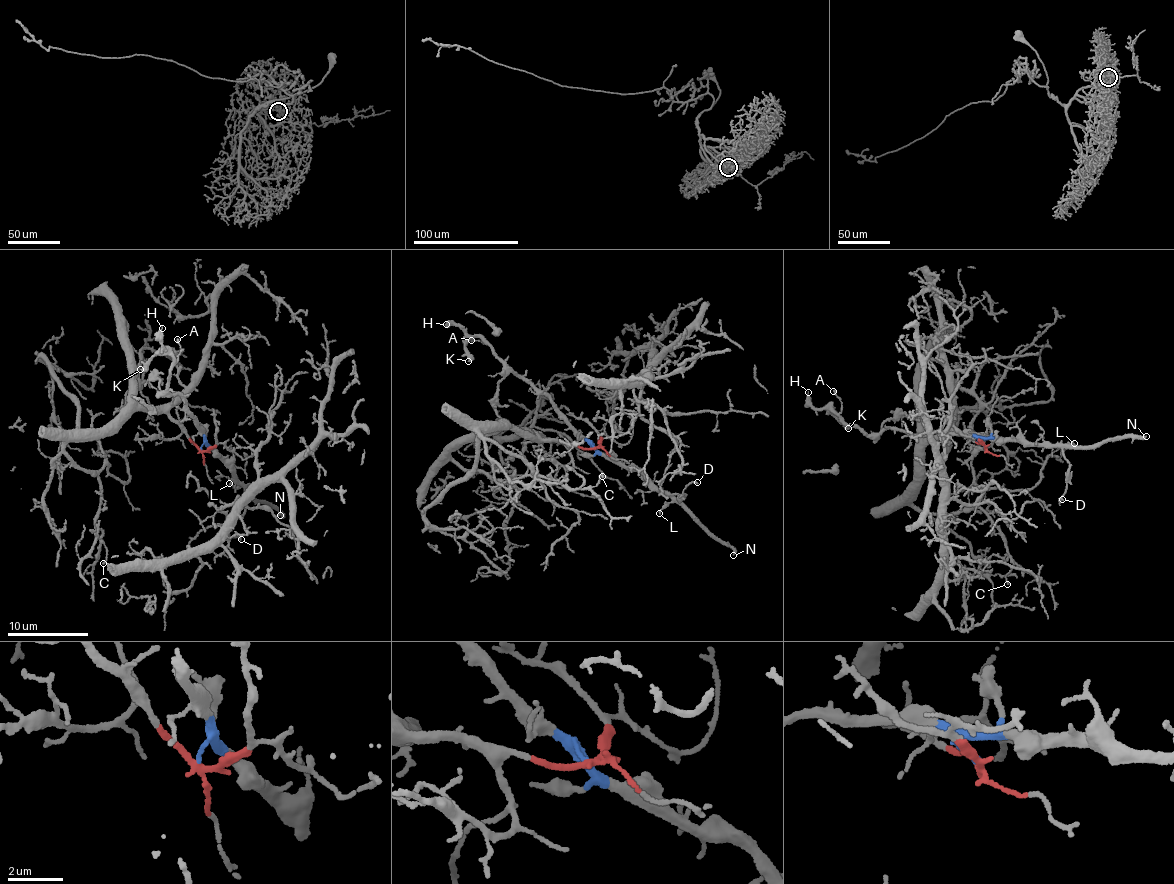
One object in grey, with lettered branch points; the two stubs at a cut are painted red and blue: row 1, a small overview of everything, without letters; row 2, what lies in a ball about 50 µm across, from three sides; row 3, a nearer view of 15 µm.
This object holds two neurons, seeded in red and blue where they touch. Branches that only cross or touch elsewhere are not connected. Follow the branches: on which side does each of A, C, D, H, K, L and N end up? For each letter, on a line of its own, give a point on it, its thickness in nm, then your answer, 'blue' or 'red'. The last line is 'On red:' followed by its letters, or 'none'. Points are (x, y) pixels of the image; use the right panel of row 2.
A: at (833, 391); 130 nm thick; blue
C: at (1007, 584); 130 nm thick; red
D: at (1062, 499); 140 nm thick; blue
H: at (808, 392); 280 nm thick; blue
K: at (848, 428); 400 nm thick; blue
L: at (1074, 443); 150 nm thick; blue
N: at (1146, 436); 280 nm thick; blue
On red: C

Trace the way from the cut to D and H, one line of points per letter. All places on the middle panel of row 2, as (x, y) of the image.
D: (594, 449), (593, 446), (637, 468), (653, 485), (672, 495), (684, 494), (682, 491), (688, 485), (698, 483)
H: (594, 449), (590, 440), (576, 432), (548, 396), (511, 372), (484, 341), (447, 324)

